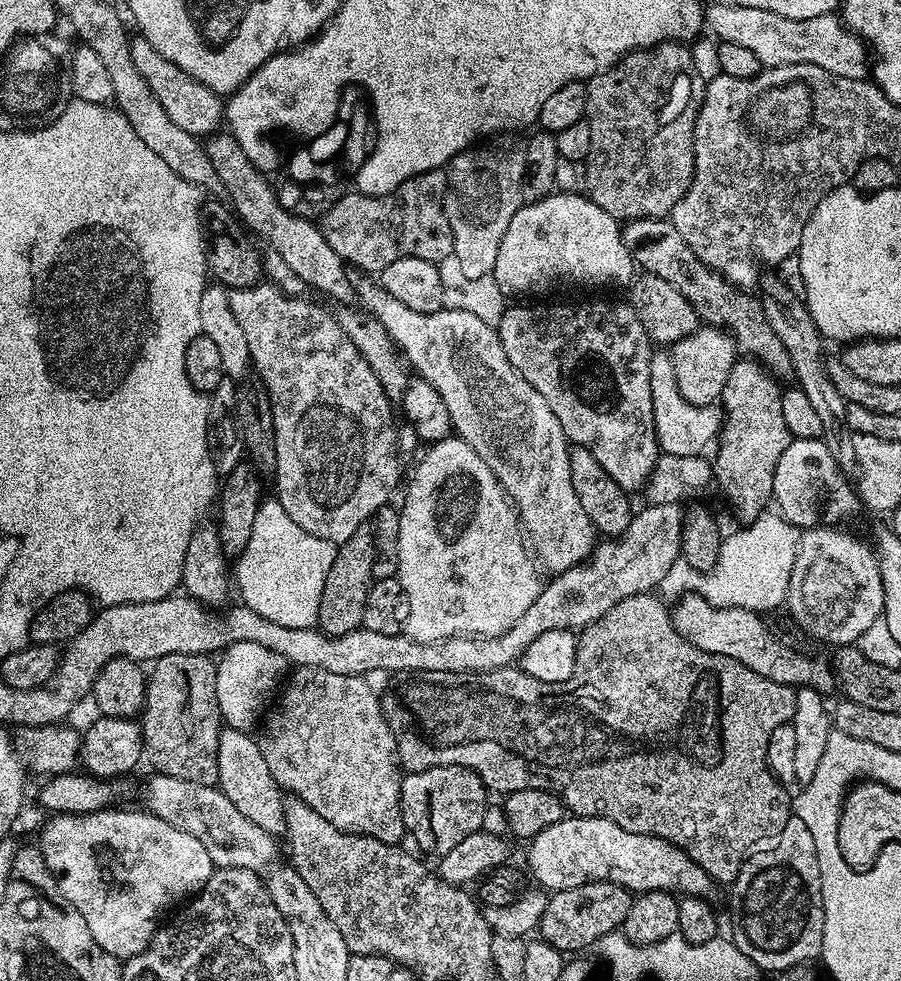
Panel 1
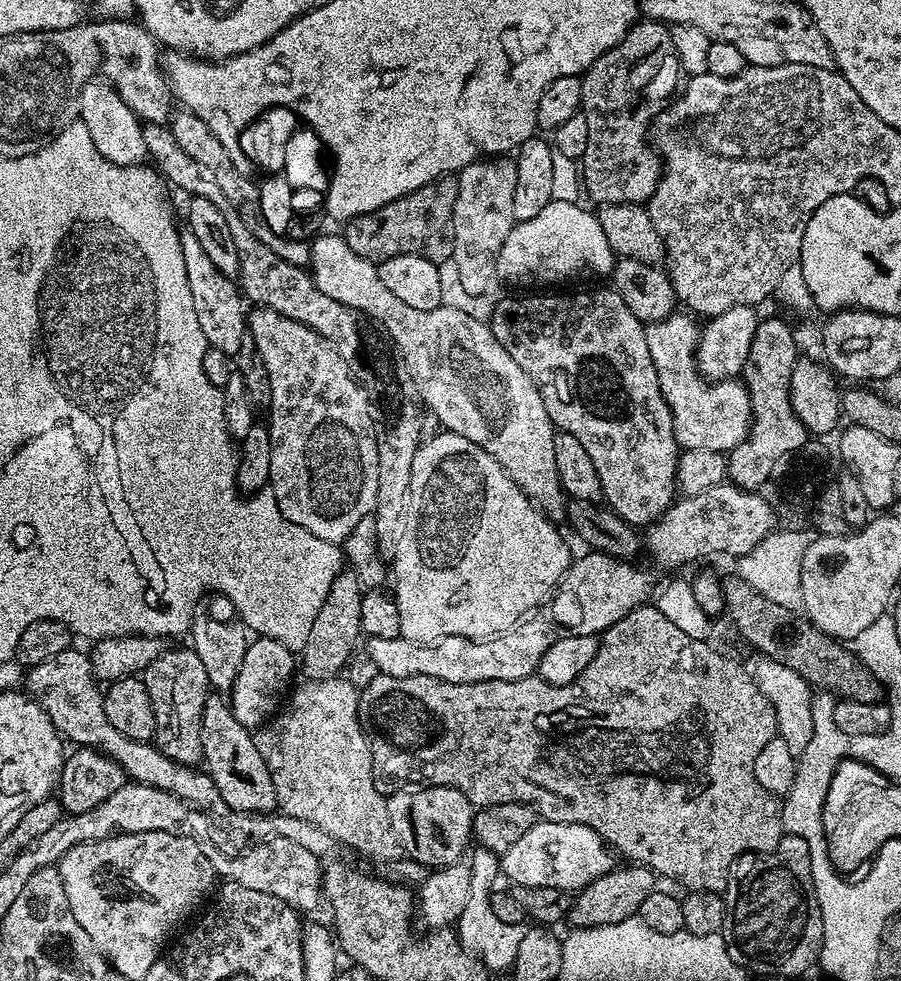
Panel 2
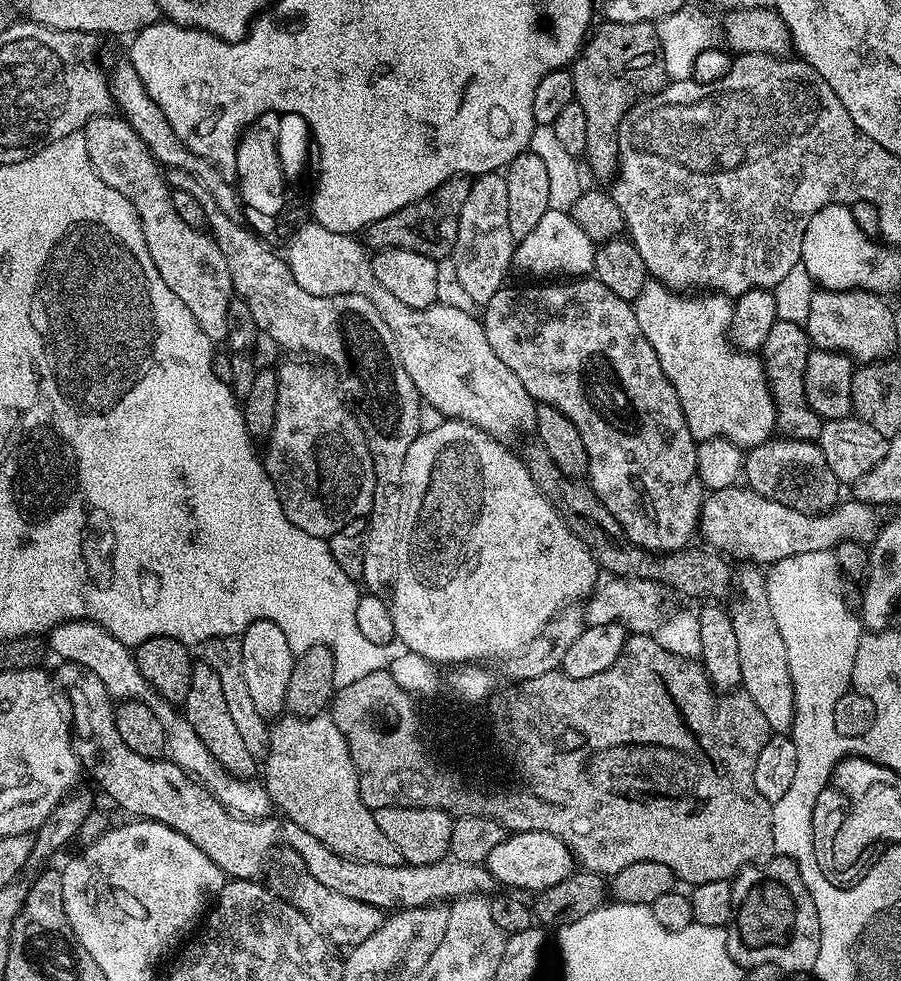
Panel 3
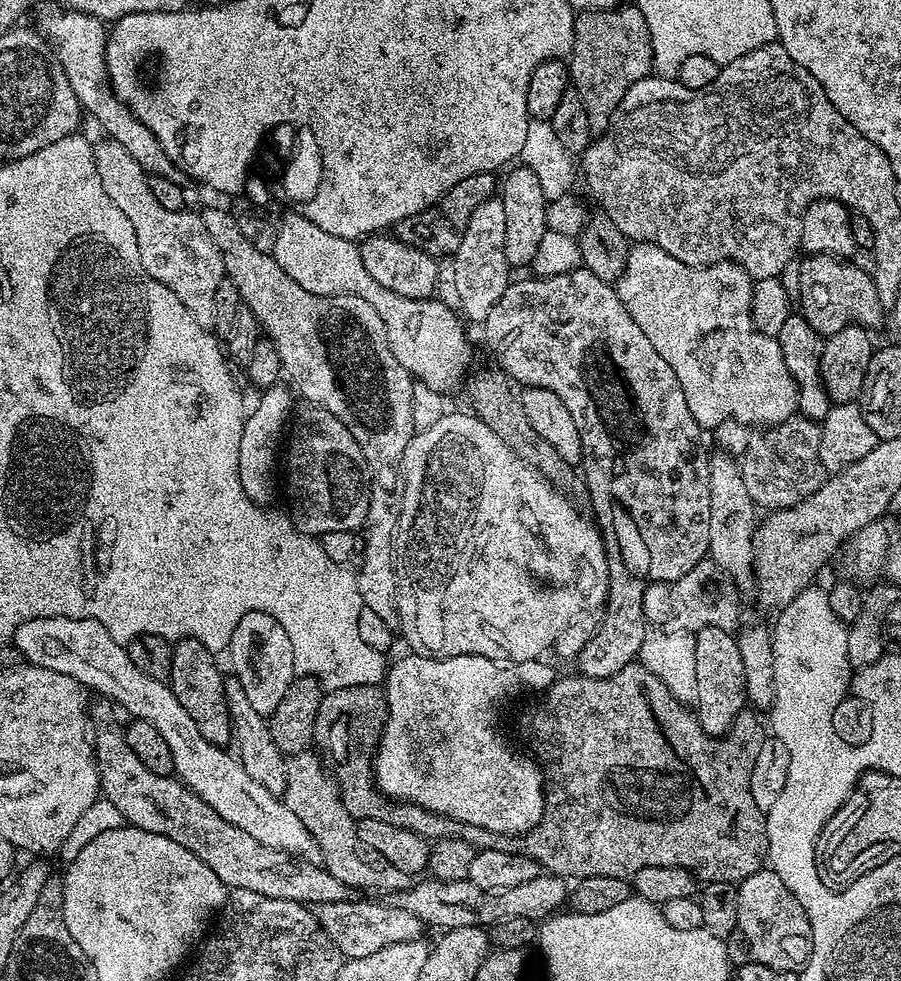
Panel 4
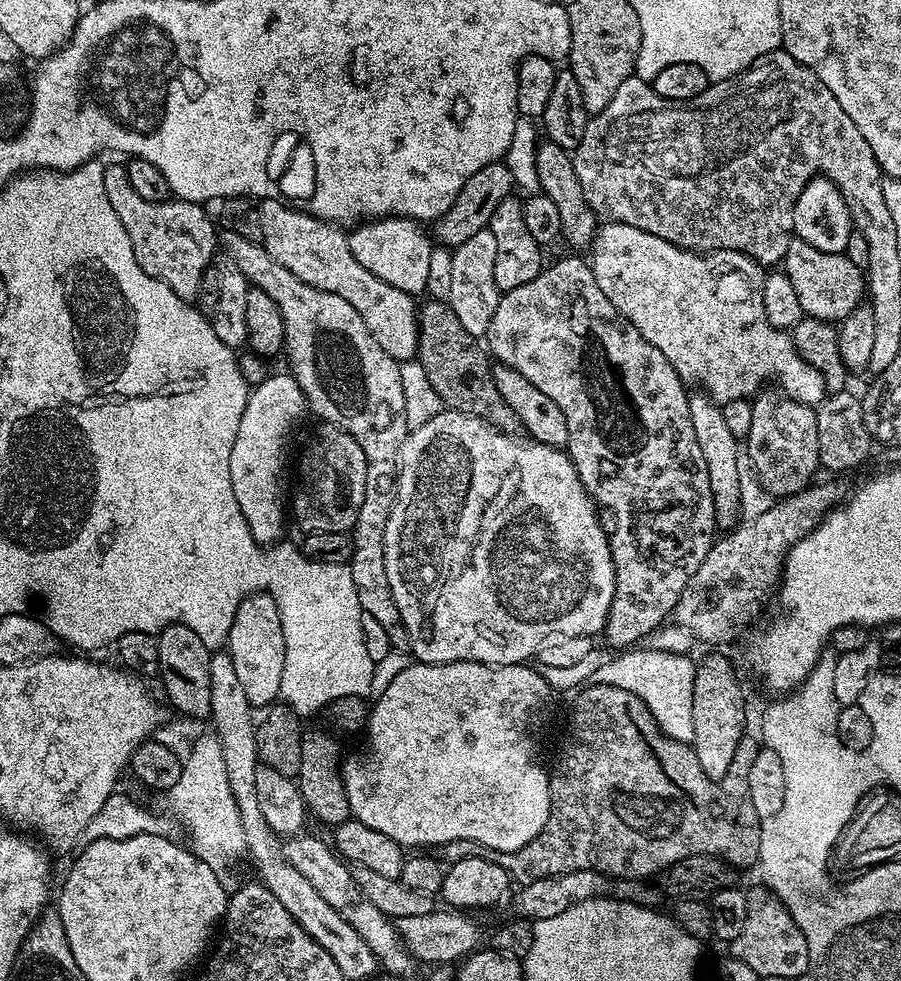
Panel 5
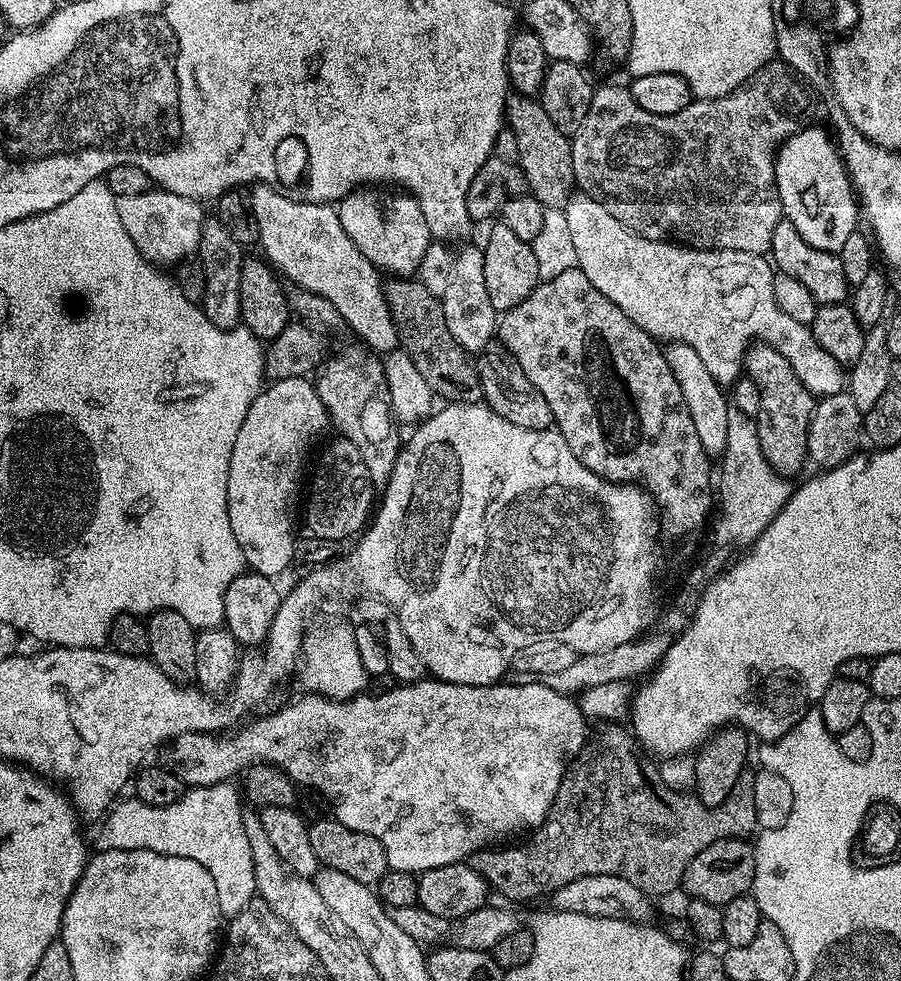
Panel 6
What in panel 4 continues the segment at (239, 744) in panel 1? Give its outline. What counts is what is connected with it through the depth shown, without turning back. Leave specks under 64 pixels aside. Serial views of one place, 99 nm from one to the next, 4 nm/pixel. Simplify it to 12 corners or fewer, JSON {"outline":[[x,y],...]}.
{"outline":[[172,644],[170,683],[202,738],[233,743],[217,657]]}

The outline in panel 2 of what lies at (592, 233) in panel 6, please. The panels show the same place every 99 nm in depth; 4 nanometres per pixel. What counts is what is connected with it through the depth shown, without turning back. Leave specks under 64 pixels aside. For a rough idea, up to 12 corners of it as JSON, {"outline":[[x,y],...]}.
{"outline":[[673,314],[646,346],[681,449],[727,454],[752,428],[739,379],[696,368],[701,325]]}

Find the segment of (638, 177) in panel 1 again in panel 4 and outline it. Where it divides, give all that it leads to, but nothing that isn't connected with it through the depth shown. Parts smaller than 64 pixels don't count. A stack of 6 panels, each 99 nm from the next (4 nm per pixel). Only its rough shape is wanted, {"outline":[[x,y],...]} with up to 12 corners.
{"outline":[[635,6],[580,12],[566,63],[593,134],[653,75]]}

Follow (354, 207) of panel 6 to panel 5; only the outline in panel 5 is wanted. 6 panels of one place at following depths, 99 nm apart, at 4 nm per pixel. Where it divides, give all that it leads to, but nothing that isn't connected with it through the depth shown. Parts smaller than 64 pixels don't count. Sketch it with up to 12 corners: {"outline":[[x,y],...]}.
{"outline":[[407,216],[347,233],[350,254],[394,290],[423,293],[434,244]]}

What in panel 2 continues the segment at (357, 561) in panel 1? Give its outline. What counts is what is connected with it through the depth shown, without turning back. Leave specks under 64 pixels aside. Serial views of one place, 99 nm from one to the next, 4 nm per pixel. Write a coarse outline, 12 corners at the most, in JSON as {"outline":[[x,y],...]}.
{"outline":[[341,570],[299,653],[305,677],[343,673],[364,592]]}

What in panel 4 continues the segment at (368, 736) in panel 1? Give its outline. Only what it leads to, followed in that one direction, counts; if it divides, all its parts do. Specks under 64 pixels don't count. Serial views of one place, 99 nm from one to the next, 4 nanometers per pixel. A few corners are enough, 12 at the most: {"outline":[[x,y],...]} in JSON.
{"outline":[[315,751],[288,760],[282,799],[323,867],[352,890],[409,887],[356,833]]}

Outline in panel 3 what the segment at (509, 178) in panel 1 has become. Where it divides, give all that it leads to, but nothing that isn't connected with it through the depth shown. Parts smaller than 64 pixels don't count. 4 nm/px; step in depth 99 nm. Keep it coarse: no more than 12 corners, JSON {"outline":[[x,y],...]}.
{"outline":[[507,175],[475,177],[458,218],[458,279],[478,306],[513,267]]}

